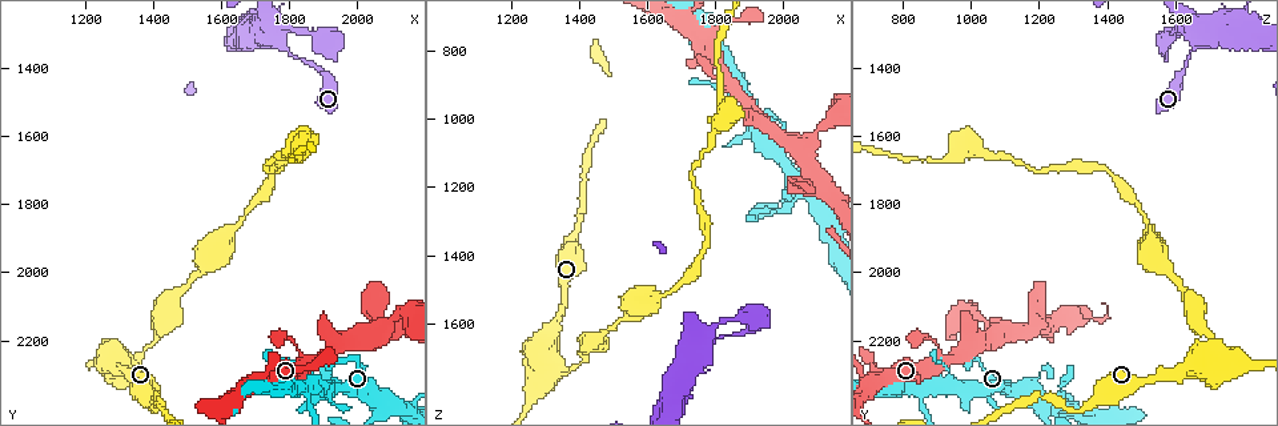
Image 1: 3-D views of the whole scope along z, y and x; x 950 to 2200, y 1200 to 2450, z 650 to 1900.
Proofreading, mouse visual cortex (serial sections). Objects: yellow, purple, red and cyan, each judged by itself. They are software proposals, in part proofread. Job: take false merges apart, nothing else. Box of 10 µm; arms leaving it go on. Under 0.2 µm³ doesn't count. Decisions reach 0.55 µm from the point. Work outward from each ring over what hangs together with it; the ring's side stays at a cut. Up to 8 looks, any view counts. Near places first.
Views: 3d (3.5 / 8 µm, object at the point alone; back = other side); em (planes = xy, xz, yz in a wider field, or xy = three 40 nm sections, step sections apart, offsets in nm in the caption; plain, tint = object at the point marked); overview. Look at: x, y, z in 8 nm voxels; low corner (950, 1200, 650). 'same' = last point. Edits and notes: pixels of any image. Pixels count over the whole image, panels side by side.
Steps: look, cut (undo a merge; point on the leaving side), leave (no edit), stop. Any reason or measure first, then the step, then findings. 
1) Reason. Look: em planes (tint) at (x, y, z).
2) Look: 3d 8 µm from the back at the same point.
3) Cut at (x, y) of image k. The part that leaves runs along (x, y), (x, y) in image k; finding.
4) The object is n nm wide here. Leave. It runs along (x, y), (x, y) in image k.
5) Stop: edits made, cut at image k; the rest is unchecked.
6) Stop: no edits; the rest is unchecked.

Side arm on a straight run. Look: 3d 3.5 µm from the back at (2070, 2150, 1070).

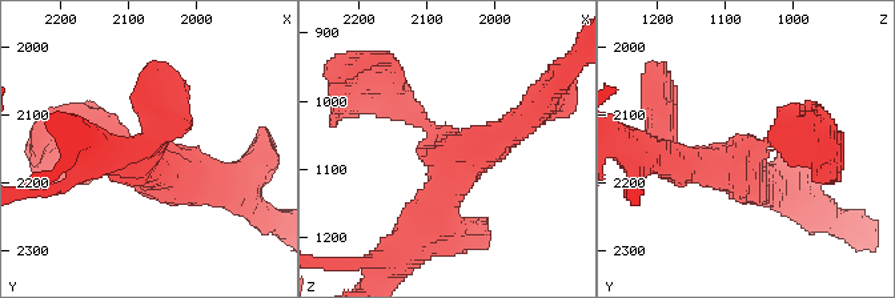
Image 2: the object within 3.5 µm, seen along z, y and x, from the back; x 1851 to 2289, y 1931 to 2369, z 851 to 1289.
3 arms meet here; the arms are 200, 350, 400 nm wide; need the tissue. Look: em planes (tint) at (2075, 2145, 1070).

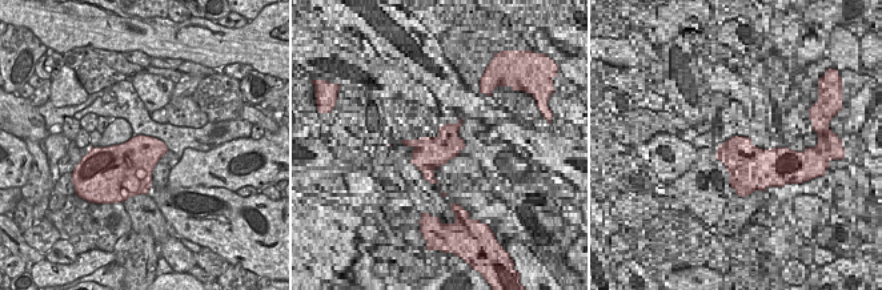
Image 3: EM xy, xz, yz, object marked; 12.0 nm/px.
Leave. It runs along (529, 116), (456, 164), (410, 236) in image 2; one cell here.

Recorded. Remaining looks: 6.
Three arms meet. Look: 3d 3.5 µm at (1850, 2340, 860).

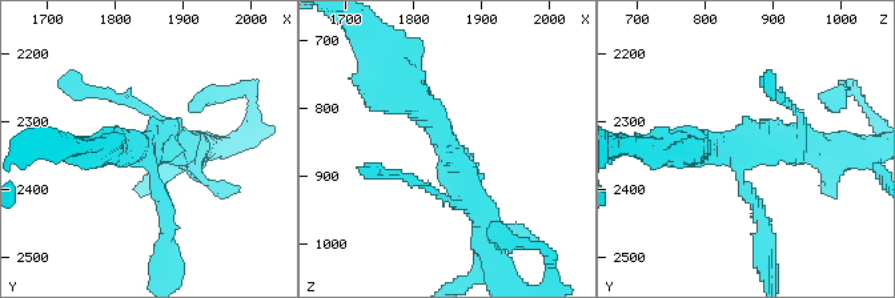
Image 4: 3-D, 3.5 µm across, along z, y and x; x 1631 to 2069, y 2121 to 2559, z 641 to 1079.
3 arms meet here; the arms are 150, 300, 400 nm wide. Look: em xy step 5 (tint) at (1850, 2345, 865).

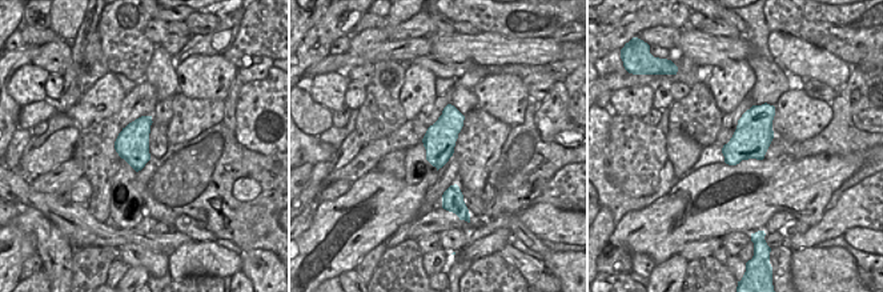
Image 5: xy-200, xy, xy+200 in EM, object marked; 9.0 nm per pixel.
Look: em planes (tint) at the same point.

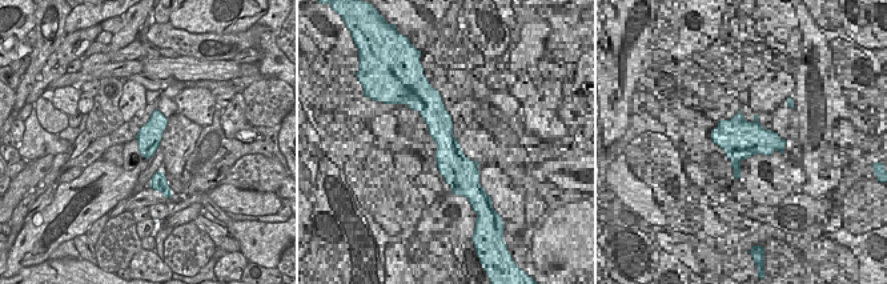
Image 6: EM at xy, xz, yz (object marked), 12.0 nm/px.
Leave. One cell here.

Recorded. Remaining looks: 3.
Abrupt turn. Look: 3d 8 µm at (1740, 1310, 1700).

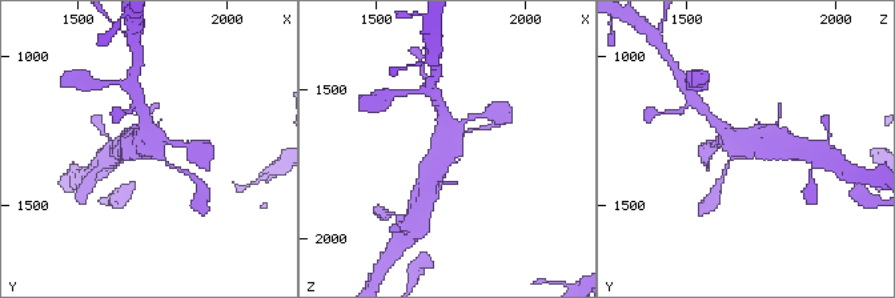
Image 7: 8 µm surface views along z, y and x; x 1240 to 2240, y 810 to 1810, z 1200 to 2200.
Look: em xy step 3 (tint) at the same point.

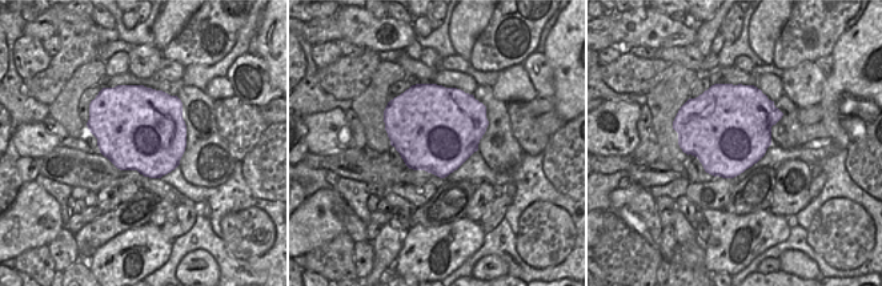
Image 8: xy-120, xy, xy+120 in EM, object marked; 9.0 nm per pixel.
The object is 750 nm wide here. Leave. It runs along (466, 132), (436, 160), (426, 188) in image 7; all the same cell.

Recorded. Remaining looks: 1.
Stop: no edits; the rest is unchecked.

